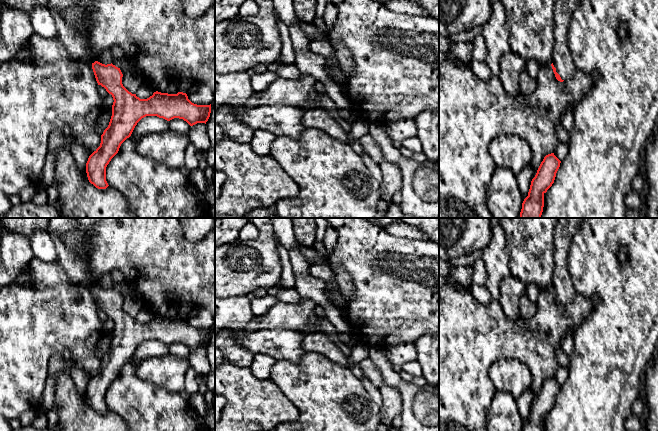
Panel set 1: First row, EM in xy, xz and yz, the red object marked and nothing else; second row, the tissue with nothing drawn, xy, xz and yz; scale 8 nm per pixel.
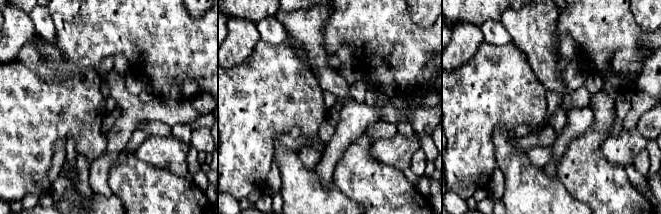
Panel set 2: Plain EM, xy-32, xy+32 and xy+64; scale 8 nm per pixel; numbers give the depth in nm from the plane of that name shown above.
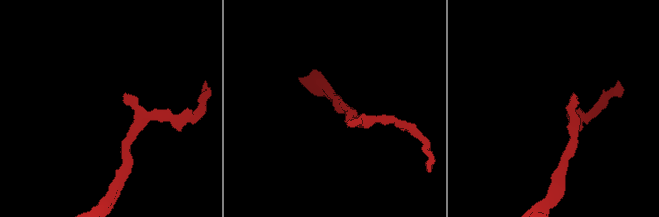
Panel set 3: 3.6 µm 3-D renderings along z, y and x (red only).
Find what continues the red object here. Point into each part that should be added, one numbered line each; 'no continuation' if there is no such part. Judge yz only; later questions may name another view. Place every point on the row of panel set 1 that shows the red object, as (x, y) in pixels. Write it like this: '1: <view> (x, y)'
1: yz (563, 9)

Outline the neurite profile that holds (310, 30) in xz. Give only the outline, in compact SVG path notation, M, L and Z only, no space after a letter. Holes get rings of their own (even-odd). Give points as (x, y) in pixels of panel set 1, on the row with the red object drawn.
M299 22L299 26L304 32L304 34L308 37L310 42L314 40L327 39L329 30L320 29L316 27L314 24Z

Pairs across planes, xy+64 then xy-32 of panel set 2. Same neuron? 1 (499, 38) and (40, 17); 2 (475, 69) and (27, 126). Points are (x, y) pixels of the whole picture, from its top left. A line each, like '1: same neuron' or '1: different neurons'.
1: same neuron
2: same neuron

